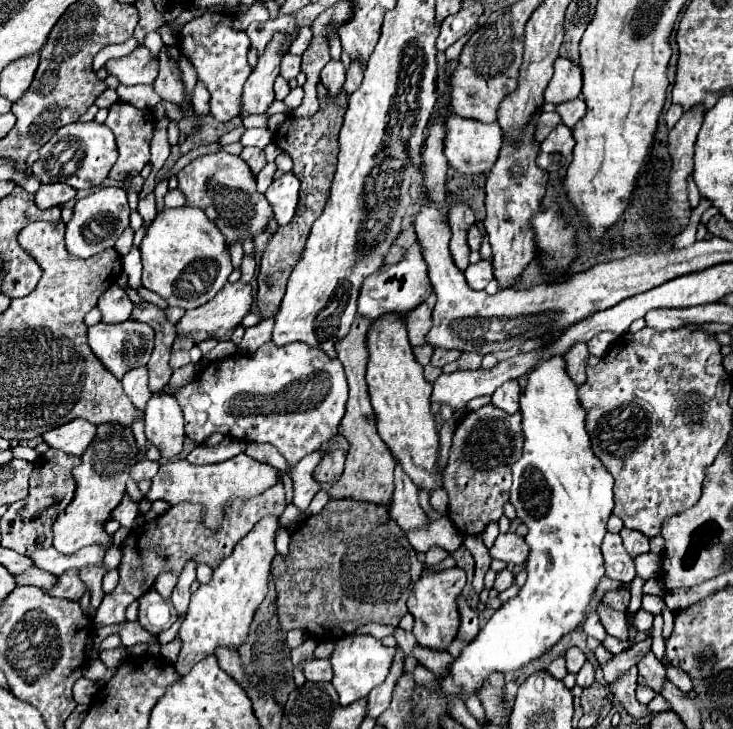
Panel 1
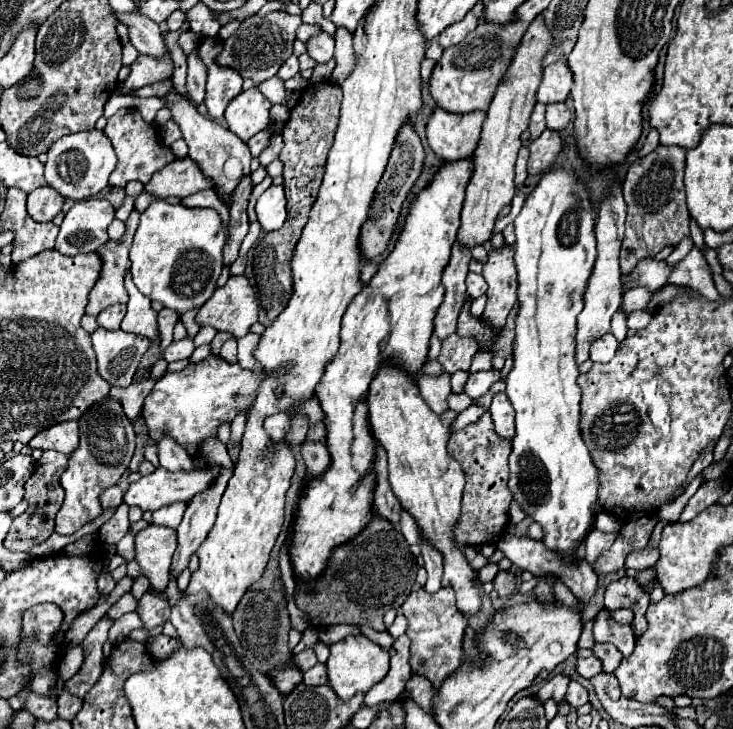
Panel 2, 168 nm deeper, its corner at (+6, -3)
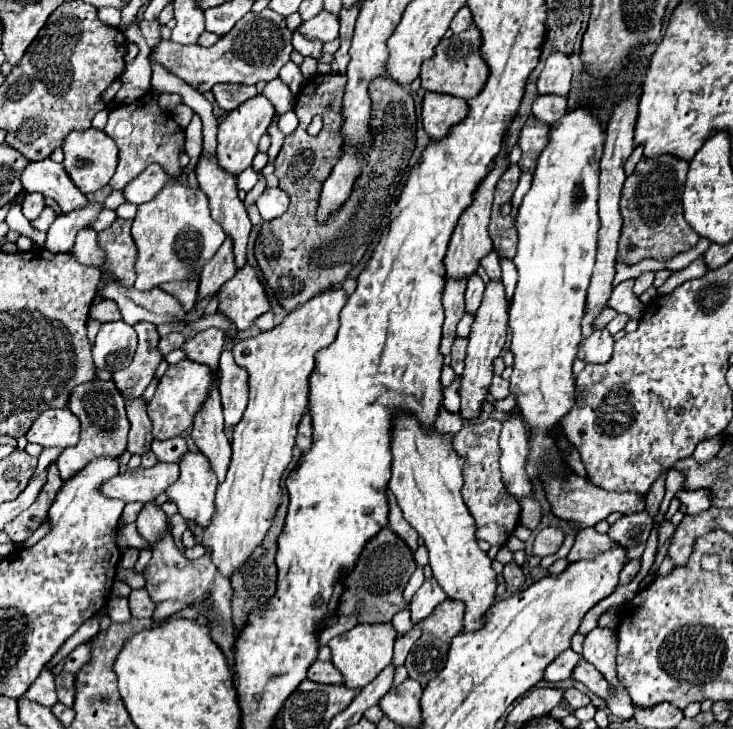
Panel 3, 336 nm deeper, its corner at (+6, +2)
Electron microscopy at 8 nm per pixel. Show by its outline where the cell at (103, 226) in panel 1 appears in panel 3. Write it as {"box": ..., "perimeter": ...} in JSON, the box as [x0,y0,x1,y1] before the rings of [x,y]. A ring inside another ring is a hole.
{"box":[45,202,103,254],"perimeter":[[[91,202],[91,204],[87,204],[87,208],[73,210],[71,214],[59,214],[55,218],[55,222],[47,230],[47,244],[45,244],[45,248],[53,250],[55,254],[57,252],[69,252],[73,242],[75,242],[75,236],[77,236],[79,228],[91,226],[91,222],[97,218],[97,214],[101,210],[103,210],[101,204]]]}

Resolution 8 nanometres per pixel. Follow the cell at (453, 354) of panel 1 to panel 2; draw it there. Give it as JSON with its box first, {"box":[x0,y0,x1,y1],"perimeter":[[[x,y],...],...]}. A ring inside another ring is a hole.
{"box":[437,335,479,373],"perimeter":[[[449,335],[439,351],[437,361],[441,363],[441,367],[447,373],[455,373],[455,371],[469,371],[469,363],[471,357],[477,353],[479,345],[475,343],[475,339],[471,337],[459,337],[459,335]]]}

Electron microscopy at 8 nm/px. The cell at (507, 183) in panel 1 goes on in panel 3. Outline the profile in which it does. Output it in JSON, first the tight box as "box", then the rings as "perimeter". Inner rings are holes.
{"box":[459,282,507,420],"perimeter":[[[489,282],[485,288],[483,302],[475,314],[475,322],[471,326],[469,334],[469,346],[467,346],[467,358],[465,358],[465,370],[461,374],[461,384],[459,384],[459,396],[461,396],[461,418],[473,420],[481,416],[481,406],[489,394],[491,378],[493,378],[493,360],[501,354],[503,344],[505,344],[505,334],[507,334],[507,300],[505,300],[505,288],[501,282]]]}

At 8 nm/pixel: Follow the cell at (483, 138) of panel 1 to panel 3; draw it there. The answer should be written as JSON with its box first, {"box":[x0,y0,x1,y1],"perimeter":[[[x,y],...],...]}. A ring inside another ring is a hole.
{"box":[423,92,467,140],"perimeter":[[[427,92],[423,98],[423,128],[431,140],[441,140],[449,128],[467,116],[467,102],[449,94]]]}

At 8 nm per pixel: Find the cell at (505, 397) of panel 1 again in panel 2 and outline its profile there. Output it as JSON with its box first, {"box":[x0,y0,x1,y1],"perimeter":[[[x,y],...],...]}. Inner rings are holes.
{"box":[489,393,515,439],"perimeter":[[[495,393],[493,403],[489,407],[493,423],[495,423],[495,431],[503,437],[503,439],[513,439],[515,435],[515,411],[511,407],[511,401],[507,399],[505,393]]]}

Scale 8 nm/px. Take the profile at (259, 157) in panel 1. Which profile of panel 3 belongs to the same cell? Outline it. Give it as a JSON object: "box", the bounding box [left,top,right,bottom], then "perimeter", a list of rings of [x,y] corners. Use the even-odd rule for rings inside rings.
{"box":[195,242,235,306],"perimeter":[[[223,242],[223,246],[219,248],[219,252],[211,258],[211,262],[207,262],[203,266],[203,272],[201,272],[201,284],[199,284],[199,296],[195,300],[195,306],[215,294],[229,278],[235,276],[235,260],[231,258],[231,242]]]}

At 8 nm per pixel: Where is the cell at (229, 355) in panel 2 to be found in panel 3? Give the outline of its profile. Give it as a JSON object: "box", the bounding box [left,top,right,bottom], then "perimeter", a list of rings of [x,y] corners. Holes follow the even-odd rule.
{"box":[219,350,249,426],"perimeter":[[[231,350],[221,352],[219,360],[219,390],[225,414],[225,426],[235,426],[249,402],[249,386],[247,386],[247,372],[235,364]]]}

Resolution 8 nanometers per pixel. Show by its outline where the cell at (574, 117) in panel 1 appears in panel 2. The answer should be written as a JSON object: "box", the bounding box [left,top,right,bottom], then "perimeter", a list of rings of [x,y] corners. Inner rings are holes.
{"box":[547,103,571,131],"perimeter":[[[555,103],[555,105],[547,105],[547,127],[561,131],[567,127],[567,123],[571,121],[571,111],[567,109],[565,103]]]}

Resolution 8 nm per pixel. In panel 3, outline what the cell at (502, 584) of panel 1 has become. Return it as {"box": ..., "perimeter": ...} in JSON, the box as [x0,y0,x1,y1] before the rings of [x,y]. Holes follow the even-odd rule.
{"box":[503,562,525,594],"perimeter":[[[515,562],[505,564],[503,578],[505,578],[505,584],[507,584],[507,592],[509,592],[509,594],[519,592],[519,590],[523,588],[523,584],[525,584],[525,574],[523,574],[521,566],[517,566]]]}

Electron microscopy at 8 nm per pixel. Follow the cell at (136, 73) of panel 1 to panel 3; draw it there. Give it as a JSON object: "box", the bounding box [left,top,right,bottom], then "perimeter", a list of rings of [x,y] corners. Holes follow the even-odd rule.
{"box":[155,8,287,92],"perimeter":[[[265,8],[259,14],[249,12],[241,18],[235,28],[221,36],[213,46],[203,48],[199,44],[183,46],[171,40],[163,40],[155,48],[155,58],[175,76],[191,84],[197,92],[209,92],[219,82],[237,82],[237,84],[257,84],[261,80],[269,82],[277,78],[281,66],[287,62],[287,30],[271,30],[271,28],[287,28],[285,18]]]}

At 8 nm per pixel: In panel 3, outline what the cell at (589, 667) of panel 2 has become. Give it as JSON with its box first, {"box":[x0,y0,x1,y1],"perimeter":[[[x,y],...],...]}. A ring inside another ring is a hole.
{"box":[543,650,583,682],"perimeter":[[[565,650],[563,656],[557,656],[545,670],[543,680],[547,682],[559,682],[559,680],[567,680],[571,678],[571,670],[575,668],[575,662],[579,662],[579,658],[583,658],[581,654],[575,654],[573,650]]]}

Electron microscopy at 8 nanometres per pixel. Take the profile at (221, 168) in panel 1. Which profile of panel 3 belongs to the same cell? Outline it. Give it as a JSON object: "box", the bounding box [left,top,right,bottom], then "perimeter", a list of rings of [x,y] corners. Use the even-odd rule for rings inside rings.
{"box":[123,164,171,204],"perimeter":[[[151,164],[151,166],[147,166],[147,170],[143,170],[137,178],[133,178],[123,188],[125,200],[133,202],[133,204],[143,204],[143,202],[151,200],[163,188],[163,182],[169,182],[169,180],[171,180],[171,176],[161,166]]]}

